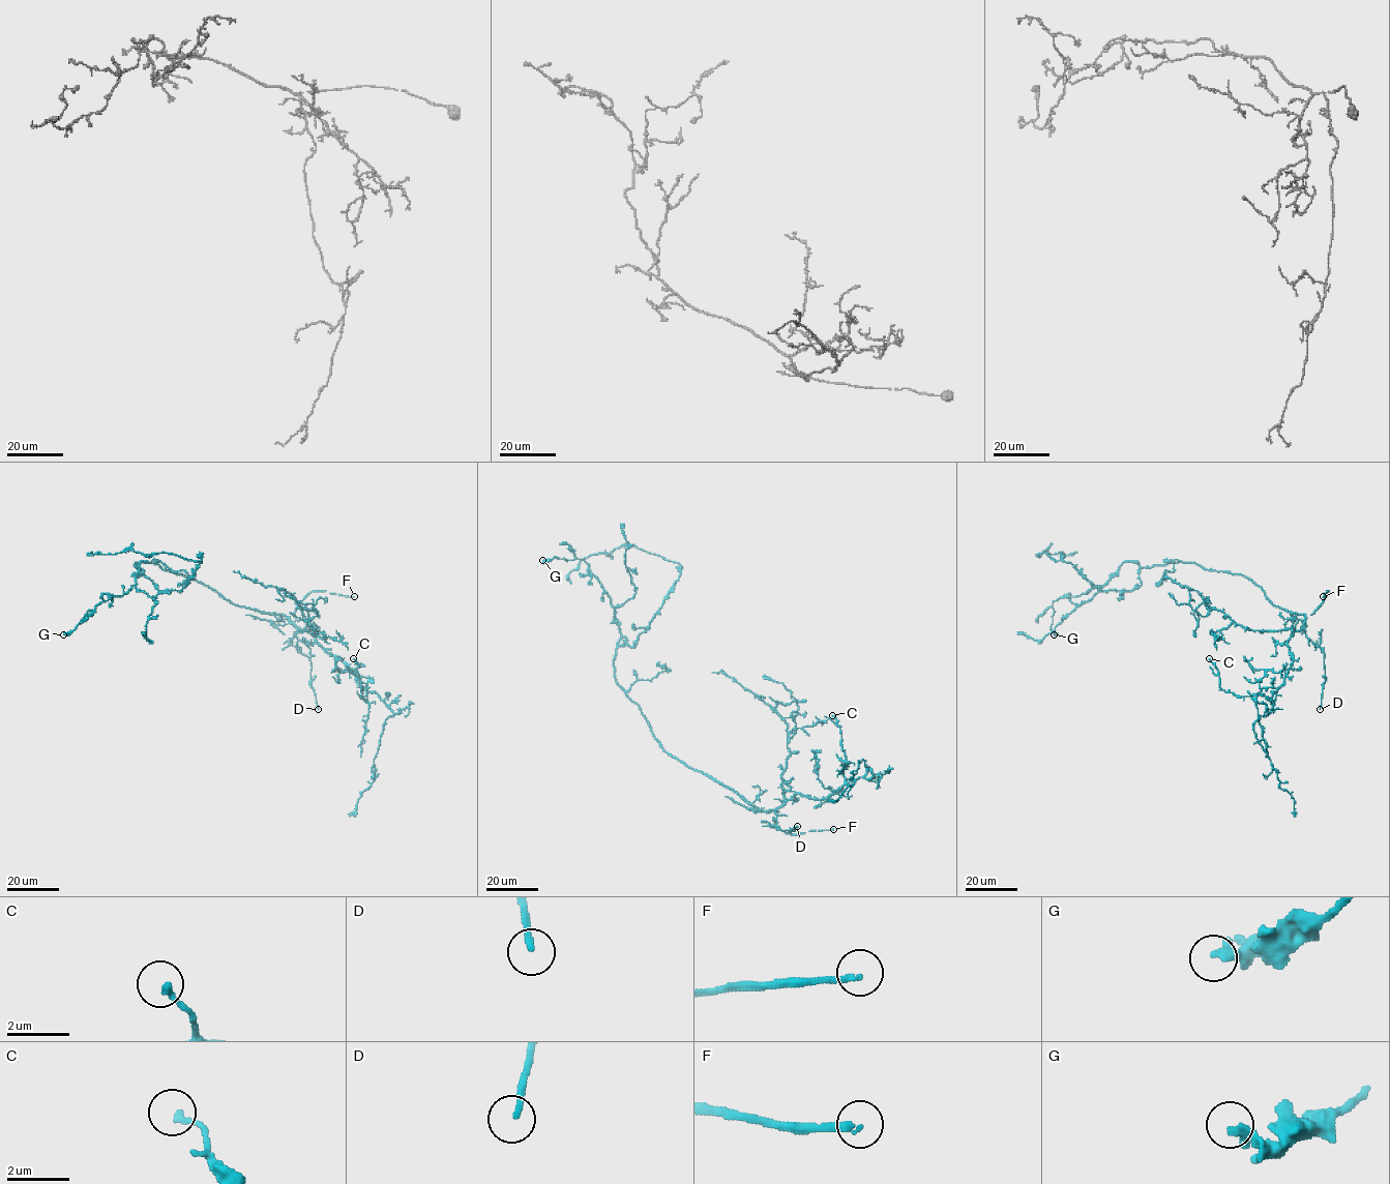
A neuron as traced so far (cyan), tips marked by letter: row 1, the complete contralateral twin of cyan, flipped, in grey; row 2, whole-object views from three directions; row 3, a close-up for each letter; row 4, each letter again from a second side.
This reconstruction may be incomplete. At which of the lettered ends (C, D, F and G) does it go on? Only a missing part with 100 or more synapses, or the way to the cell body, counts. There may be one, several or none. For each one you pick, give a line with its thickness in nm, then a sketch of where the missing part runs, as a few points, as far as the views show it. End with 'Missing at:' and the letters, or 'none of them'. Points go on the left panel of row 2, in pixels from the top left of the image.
F: calibre 200 nm; course (354, 596), (396, 591), (452, 595), (455, 593), (453, 592)
Missing at: F

